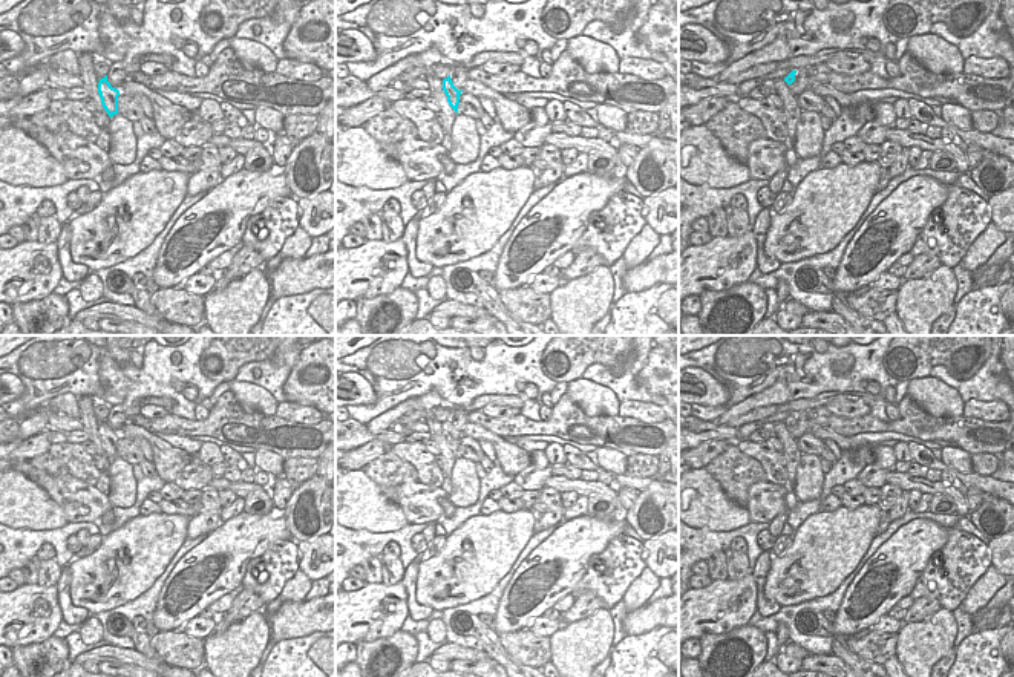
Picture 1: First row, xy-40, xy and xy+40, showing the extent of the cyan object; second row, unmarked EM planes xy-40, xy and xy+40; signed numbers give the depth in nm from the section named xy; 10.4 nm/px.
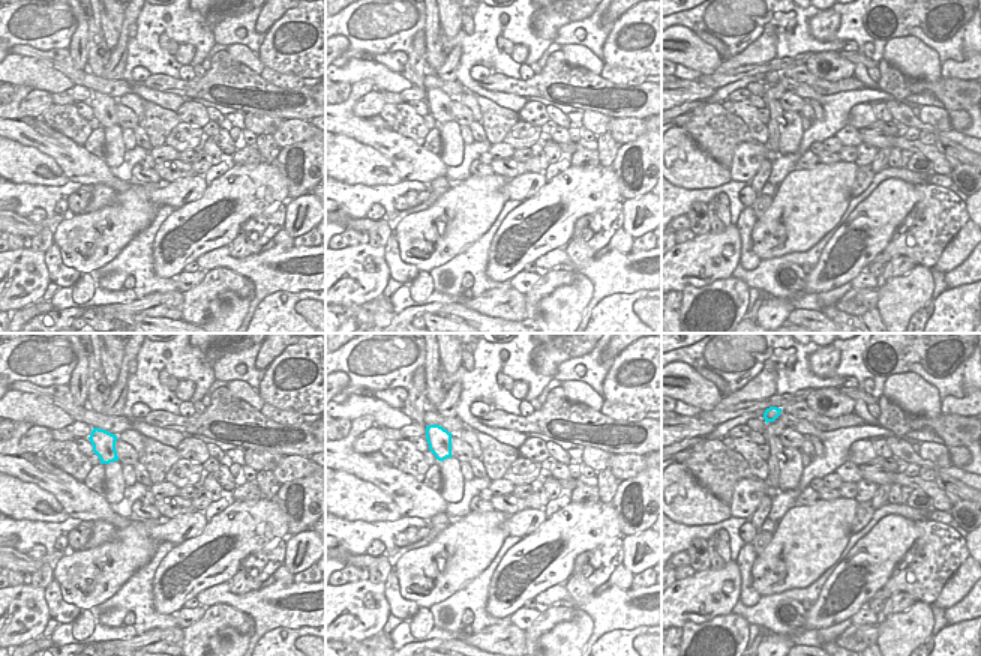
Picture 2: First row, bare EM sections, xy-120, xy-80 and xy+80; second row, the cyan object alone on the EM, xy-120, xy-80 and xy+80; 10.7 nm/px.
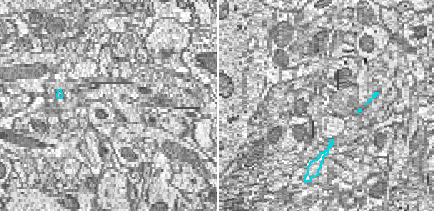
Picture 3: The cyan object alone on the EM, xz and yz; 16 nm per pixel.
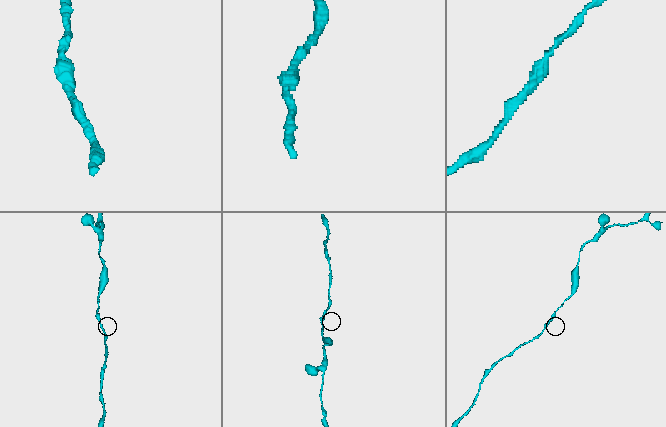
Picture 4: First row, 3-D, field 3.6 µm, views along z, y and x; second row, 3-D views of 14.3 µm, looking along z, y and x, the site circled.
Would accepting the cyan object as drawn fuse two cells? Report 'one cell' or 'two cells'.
one cell

